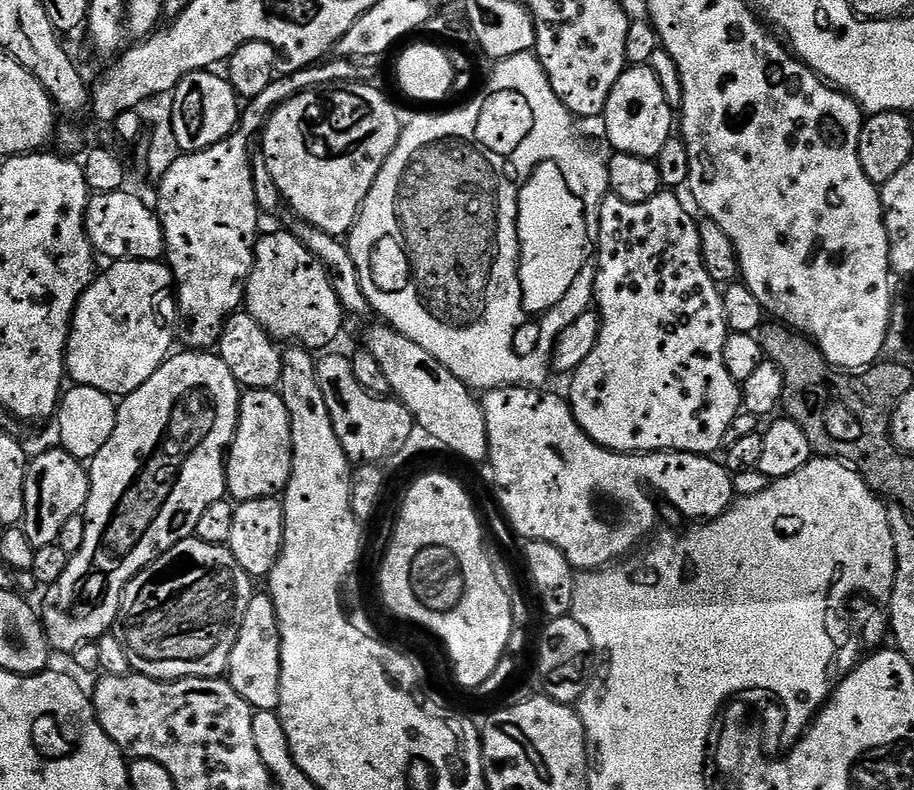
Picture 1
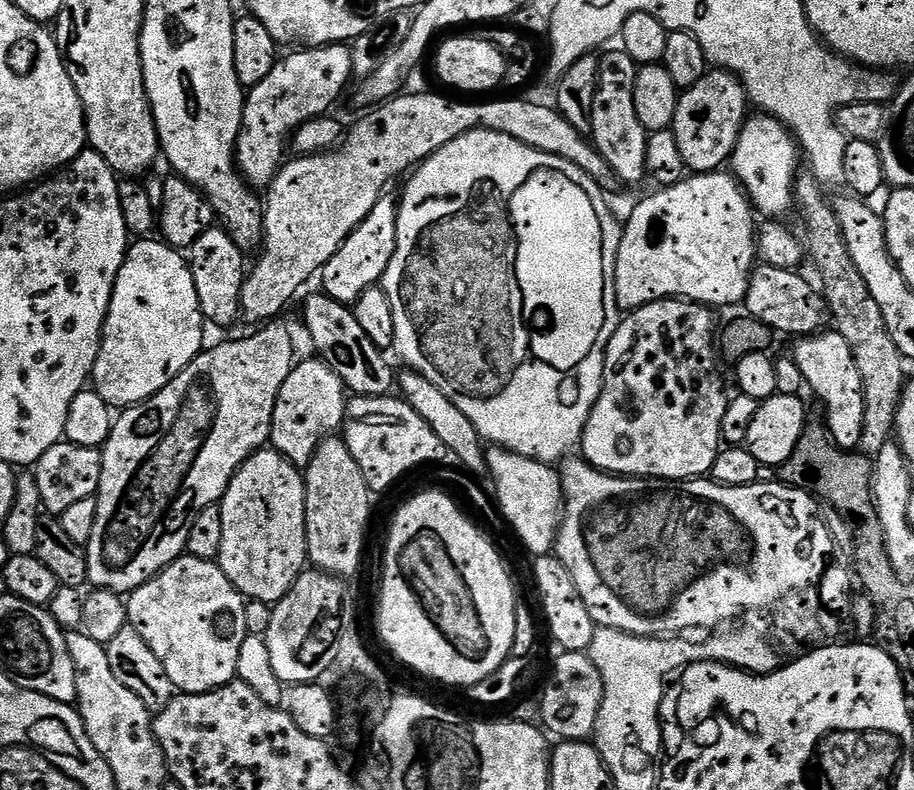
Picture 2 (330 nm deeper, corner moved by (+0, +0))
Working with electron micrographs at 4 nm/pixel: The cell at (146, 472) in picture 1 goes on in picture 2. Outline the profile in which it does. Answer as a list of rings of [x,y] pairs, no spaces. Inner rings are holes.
[[[268,322],[263,325],[253,336],[245,340],[228,340],[225,344],[216,344],[205,347],[174,378],[165,388],[158,390],[149,400],[143,400],[141,404],[134,404],[130,408],[123,409],[115,417],[112,425],[112,433],[108,435],[102,449],[102,482],[100,490],[96,493],[98,502],[98,518],[94,522],[94,534],[86,546],[88,549],[88,584],[93,589],[105,588],[111,592],[130,594],[136,588],[142,587],[147,580],[153,580],[166,566],[170,566],[180,556],[185,555],[188,539],[190,538],[190,526],[194,518],[202,510],[206,510],[211,504],[219,504],[224,499],[226,490],[234,478],[234,474],[254,455],[261,451],[272,439],[272,419],[274,418],[274,406],[278,398],[278,390],[282,390],[282,382],[291,374],[294,361],[297,359],[296,348],[292,345],[292,332],[281,322]]]

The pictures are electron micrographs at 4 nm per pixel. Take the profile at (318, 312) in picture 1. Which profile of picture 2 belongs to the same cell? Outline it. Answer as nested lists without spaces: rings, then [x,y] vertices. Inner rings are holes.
[[[381,196],[371,214],[348,235],[338,254],[324,264],[322,291],[325,296],[352,306],[358,298],[362,298],[362,294],[366,294],[366,290],[377,287],[383,281],[384,271],[390,266],[390,258],[394,258],[398,242],[398,204],[390,196]]]

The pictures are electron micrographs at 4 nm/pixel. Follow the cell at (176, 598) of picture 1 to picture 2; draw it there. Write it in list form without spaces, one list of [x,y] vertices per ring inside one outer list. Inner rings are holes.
[[[190,555],[180,556],[170,566],[162,569],[153,580],[133,590],[127,597],[128,622],[146,641],[146,646],[154,650],[158,662],[162,662],[177,693],[193,696],[203,692],[213,692],[223,684],[231,684],[237,679],[238,650],[250,634],[248,612],[244,609],[246,597],[226,578],[219,563],[203,560]]]

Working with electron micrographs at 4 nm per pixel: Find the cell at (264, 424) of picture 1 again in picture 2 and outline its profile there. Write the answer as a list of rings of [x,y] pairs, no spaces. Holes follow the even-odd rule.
[[[319,358],[301,359],[291,374],[282,382],[274,406],[271,447],[301,470],[307,469],[316,447],[328,436],[339,433],[344,427],[344,414],[349,397],[342,378],[330,370],[330,366]]]

